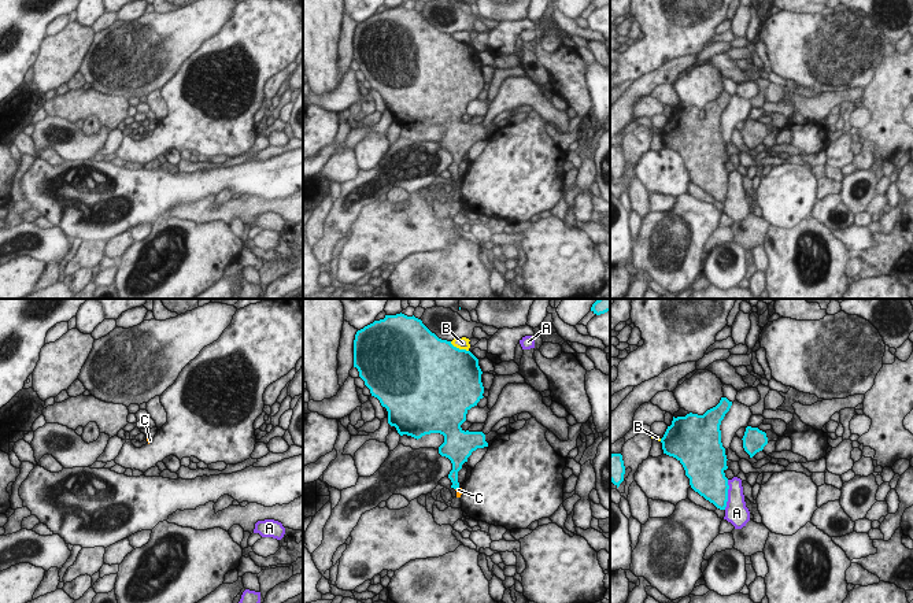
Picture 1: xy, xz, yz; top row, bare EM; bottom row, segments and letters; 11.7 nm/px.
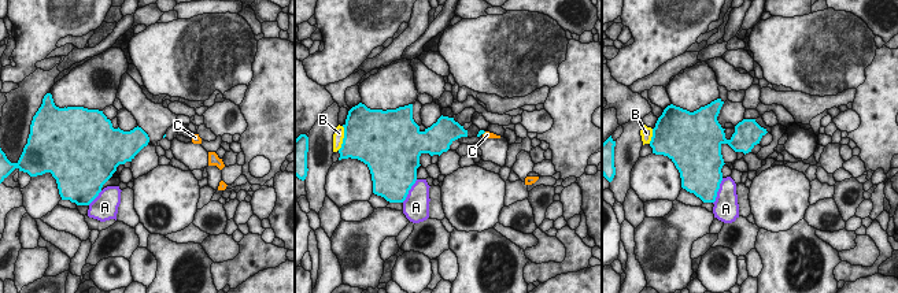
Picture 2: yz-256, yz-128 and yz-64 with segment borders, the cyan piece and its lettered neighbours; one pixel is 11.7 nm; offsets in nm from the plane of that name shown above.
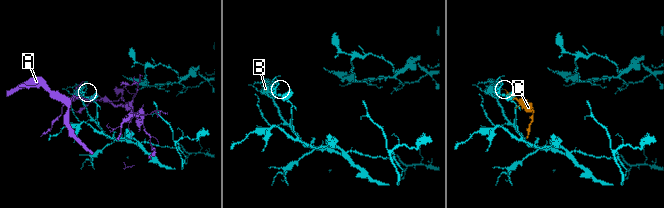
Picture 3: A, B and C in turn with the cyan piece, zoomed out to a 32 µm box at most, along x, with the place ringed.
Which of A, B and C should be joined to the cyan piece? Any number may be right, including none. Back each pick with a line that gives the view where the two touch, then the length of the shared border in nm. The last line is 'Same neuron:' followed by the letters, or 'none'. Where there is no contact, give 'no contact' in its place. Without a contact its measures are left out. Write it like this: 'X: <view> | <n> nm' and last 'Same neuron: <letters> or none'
Same neuron: none

